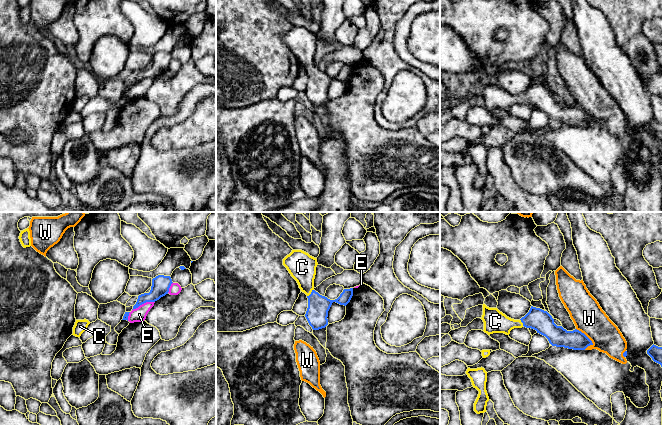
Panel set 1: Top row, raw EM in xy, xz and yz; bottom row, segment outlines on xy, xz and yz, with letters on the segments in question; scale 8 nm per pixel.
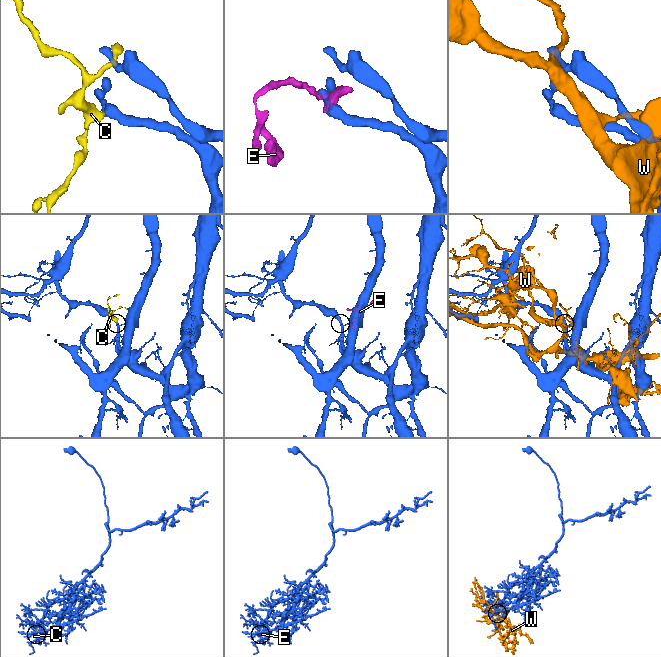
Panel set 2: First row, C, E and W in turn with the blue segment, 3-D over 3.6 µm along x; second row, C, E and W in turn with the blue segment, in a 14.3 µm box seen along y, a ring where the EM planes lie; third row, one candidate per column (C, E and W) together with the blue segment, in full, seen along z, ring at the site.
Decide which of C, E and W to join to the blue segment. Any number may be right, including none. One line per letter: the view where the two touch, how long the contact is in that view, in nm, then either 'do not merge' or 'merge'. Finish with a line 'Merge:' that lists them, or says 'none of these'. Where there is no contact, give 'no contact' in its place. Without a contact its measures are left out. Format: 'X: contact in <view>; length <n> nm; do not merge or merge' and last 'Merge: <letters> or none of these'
C: contact in xz; length 80 nm; merge
E: contact in xy; length 200 nm; do not merge
W: contact in yz; length 190 nm; do not merge
Merge: C

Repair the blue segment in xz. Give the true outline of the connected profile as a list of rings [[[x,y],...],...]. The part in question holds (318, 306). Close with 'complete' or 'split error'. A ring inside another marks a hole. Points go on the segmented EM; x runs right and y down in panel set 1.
[[[292,250],[283,259],[283,265],[297,281],[301,291],[307,295],[308,308],[305,317],[313,330],[319,330],[328,325],[328,311],[333,302],[346,306],[353,296],[353,288],[344,289],[335,300],[330,300],[316,292],[314,279],[317,259],[302,250]]] | split error

